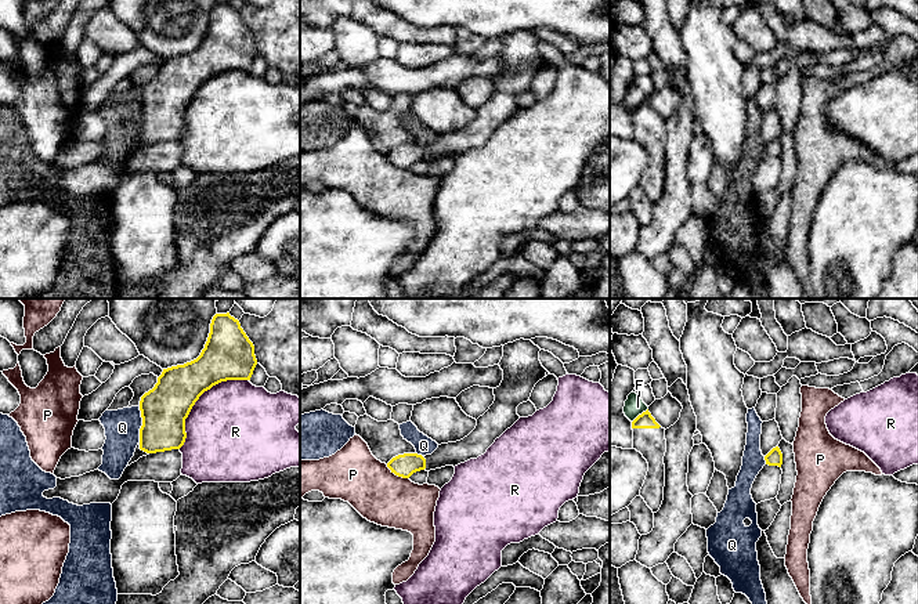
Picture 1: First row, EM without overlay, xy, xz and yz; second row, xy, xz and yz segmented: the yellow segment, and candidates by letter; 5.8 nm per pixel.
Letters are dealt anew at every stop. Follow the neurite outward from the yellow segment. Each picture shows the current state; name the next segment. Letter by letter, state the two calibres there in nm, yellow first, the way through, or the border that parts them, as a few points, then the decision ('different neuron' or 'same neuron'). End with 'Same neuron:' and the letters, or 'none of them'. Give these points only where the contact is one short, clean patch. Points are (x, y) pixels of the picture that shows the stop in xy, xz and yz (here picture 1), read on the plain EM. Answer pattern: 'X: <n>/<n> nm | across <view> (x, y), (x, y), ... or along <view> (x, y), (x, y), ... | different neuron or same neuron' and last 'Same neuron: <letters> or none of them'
F: 90/110 nm | along yz (647, 98), (632, 112) | different neuron
P: 130/320 nm | along xz (386, 155), (396, 165), (408, 169) | different neuron
Q: 280/200 nm | along xy (138, 97), (141, 108), (140, 131) | different neuron
R: 280/500 nm | different neuron
Same neuron: none of them

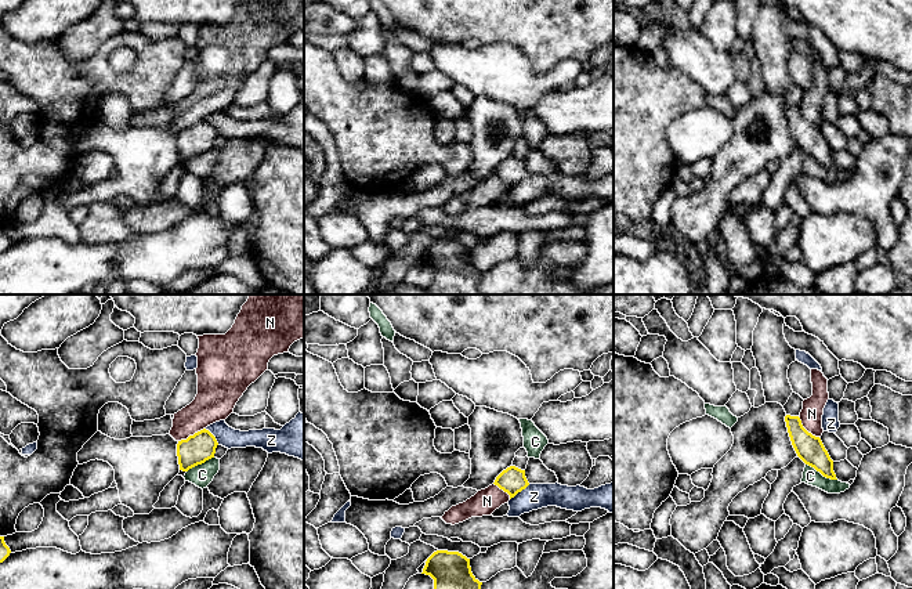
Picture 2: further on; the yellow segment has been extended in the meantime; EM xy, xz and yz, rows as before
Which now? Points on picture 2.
C: 160/100 nm | different neuron
N: 170/220 nm | different neuron
Z: 150/150 nm | different neuron
Same neuron: none of them

